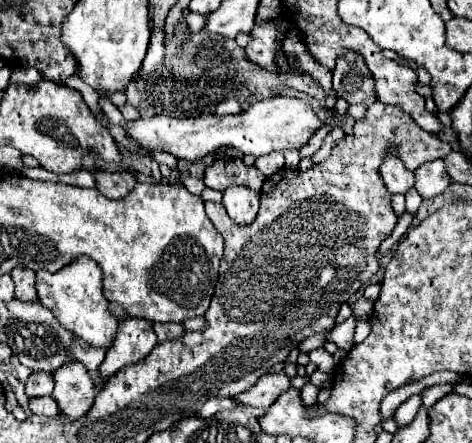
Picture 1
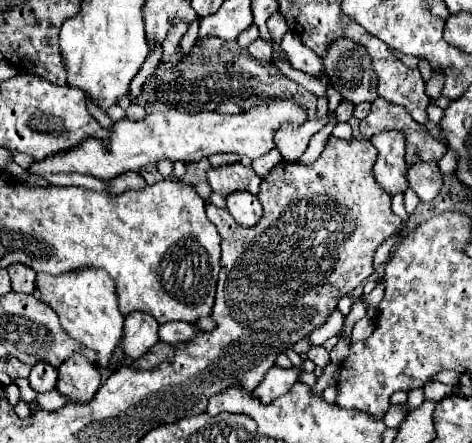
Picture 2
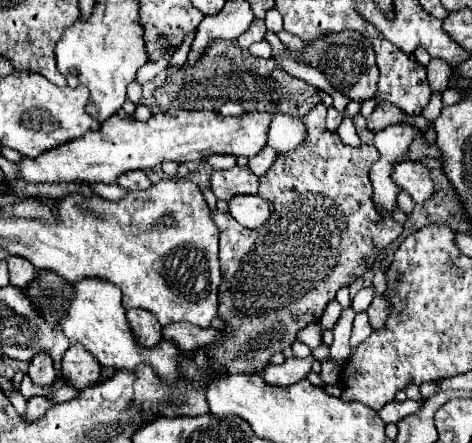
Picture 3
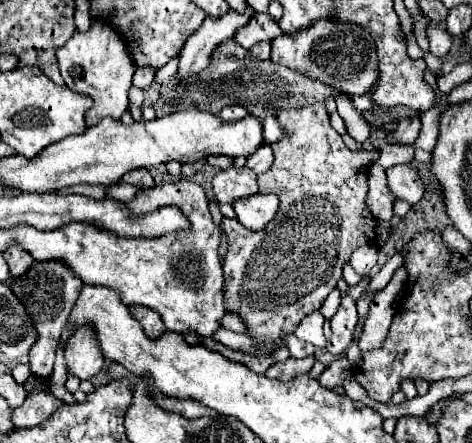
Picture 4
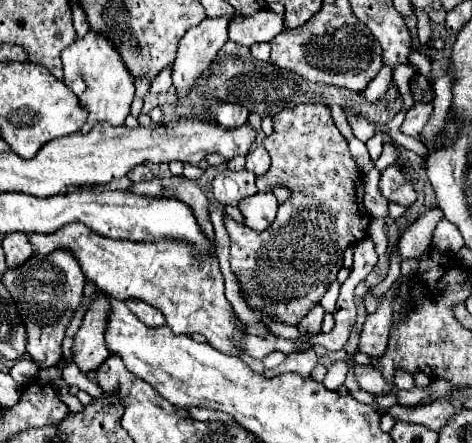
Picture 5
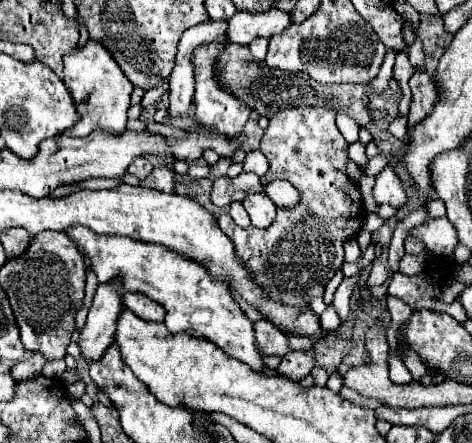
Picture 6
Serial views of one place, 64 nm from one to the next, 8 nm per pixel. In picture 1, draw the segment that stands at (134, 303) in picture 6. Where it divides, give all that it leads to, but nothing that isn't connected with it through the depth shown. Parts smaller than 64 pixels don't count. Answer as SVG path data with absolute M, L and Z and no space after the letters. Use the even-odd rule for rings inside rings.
M128 316L120 322L116 340L112 348L108 350L100 372L104 378L116 374L120 368L134 364L150 354L150 350L156 346L156 334L150 320Z

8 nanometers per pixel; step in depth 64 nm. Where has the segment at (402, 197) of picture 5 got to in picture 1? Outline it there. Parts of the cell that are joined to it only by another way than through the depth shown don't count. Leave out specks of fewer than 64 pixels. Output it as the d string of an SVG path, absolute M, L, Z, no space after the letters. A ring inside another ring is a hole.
M432 160L428 164L422 164L416 172L414 188L424 200L430 200L444 192L444 188L450 184L450 176L446 174L446 166L442 160Z

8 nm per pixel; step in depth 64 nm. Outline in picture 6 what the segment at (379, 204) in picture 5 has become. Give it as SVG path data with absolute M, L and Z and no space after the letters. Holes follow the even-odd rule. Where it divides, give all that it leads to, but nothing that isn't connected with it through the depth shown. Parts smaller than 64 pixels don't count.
M362 176L362 178L358 180L358 184L360 184L360 192L362 192L362 198L364 198L364 204L374 212L374 210L376 210L376 202L372 200L374 178L370 178L370 176Z

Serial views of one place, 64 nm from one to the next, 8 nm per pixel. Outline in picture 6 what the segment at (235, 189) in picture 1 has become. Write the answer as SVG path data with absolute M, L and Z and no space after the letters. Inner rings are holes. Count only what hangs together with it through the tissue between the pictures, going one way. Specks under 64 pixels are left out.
M262 192L248 196L246 200L242 200L242 204L256 228L268 228L276 218L276 204Z

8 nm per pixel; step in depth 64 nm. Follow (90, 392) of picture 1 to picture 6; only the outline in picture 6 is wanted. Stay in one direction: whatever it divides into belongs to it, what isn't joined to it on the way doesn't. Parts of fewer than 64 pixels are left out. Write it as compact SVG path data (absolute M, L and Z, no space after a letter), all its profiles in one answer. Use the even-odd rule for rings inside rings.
M112 280L112 284L98 284L86 326L80 330L80 348L86 360L98 360L114 342L120 312L124 312L120 284L116 284L116 280Z

